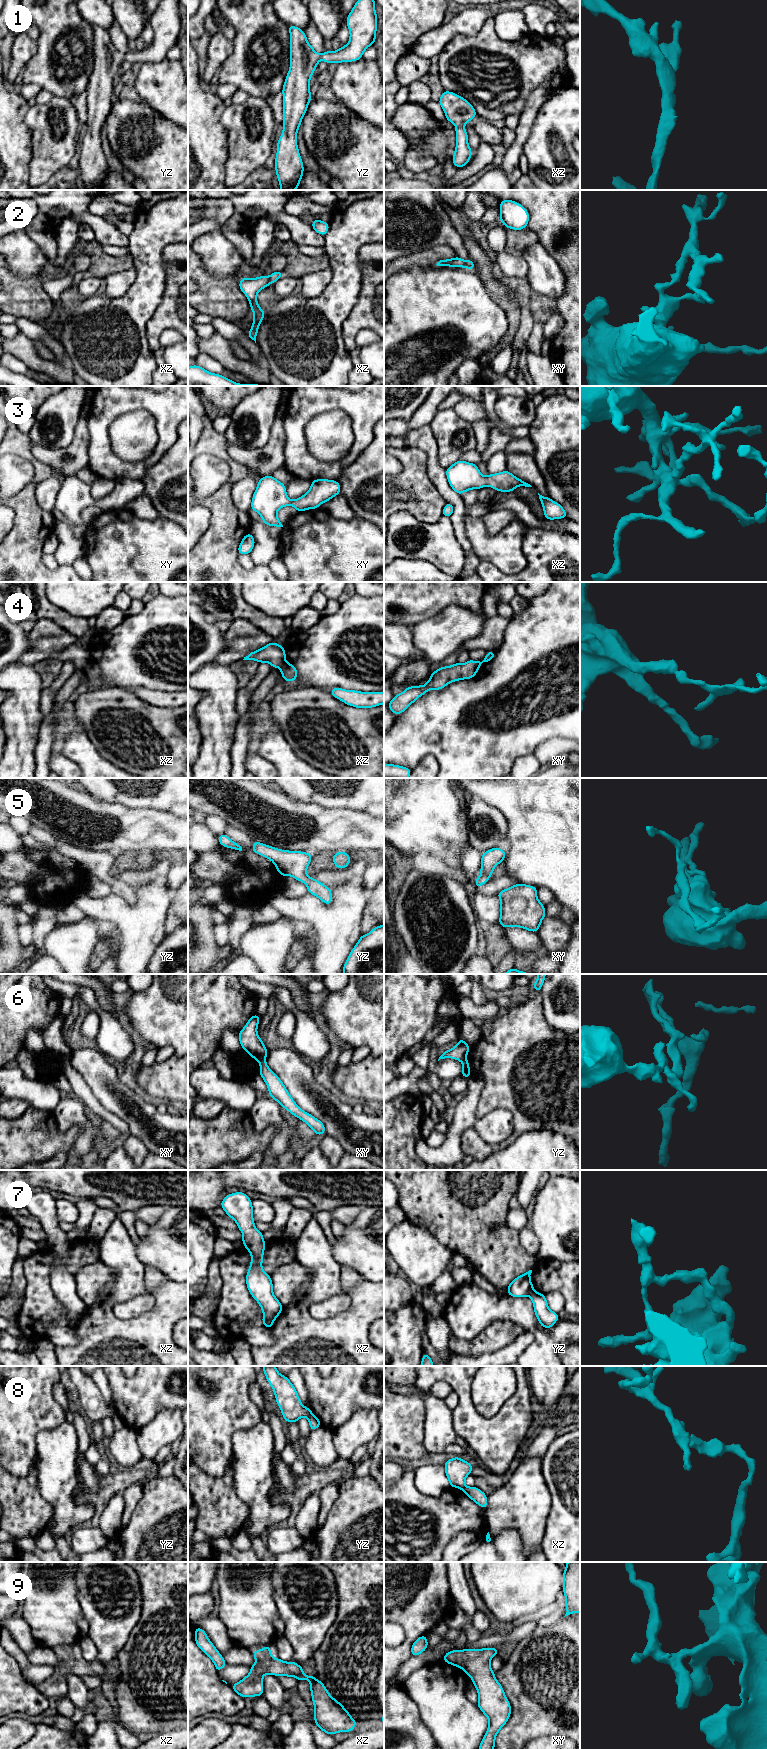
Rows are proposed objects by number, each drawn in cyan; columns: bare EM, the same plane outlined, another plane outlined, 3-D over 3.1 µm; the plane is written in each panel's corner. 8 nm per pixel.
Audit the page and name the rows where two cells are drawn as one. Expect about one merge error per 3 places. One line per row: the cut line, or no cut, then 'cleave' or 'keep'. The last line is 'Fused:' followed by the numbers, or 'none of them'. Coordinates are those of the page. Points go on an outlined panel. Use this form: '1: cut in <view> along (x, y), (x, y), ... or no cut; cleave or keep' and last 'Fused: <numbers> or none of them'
1: no cut; keep
2: cut in xz along (268, 277), (270, 283); cleave
3: no cut; keep
4: cut in xz along (285, 662), (280, 668); cleave
5: no cut; keep
6: cut in xy along (264, 1058), (259, 1061); cleave
7: cut in xz along (276, 1316), (264, 1324); cleave
8: cut in yz along (311, 1412), (307, 1416); cleave
9: no cut; keep
Fused: 2, 4, 6, 7, 8

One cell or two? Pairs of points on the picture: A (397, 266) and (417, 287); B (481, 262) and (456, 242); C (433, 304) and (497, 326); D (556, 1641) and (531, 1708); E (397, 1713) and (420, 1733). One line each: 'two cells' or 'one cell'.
A: two cells
B: two cells
C: one cell
D: one cell
E: one cell

